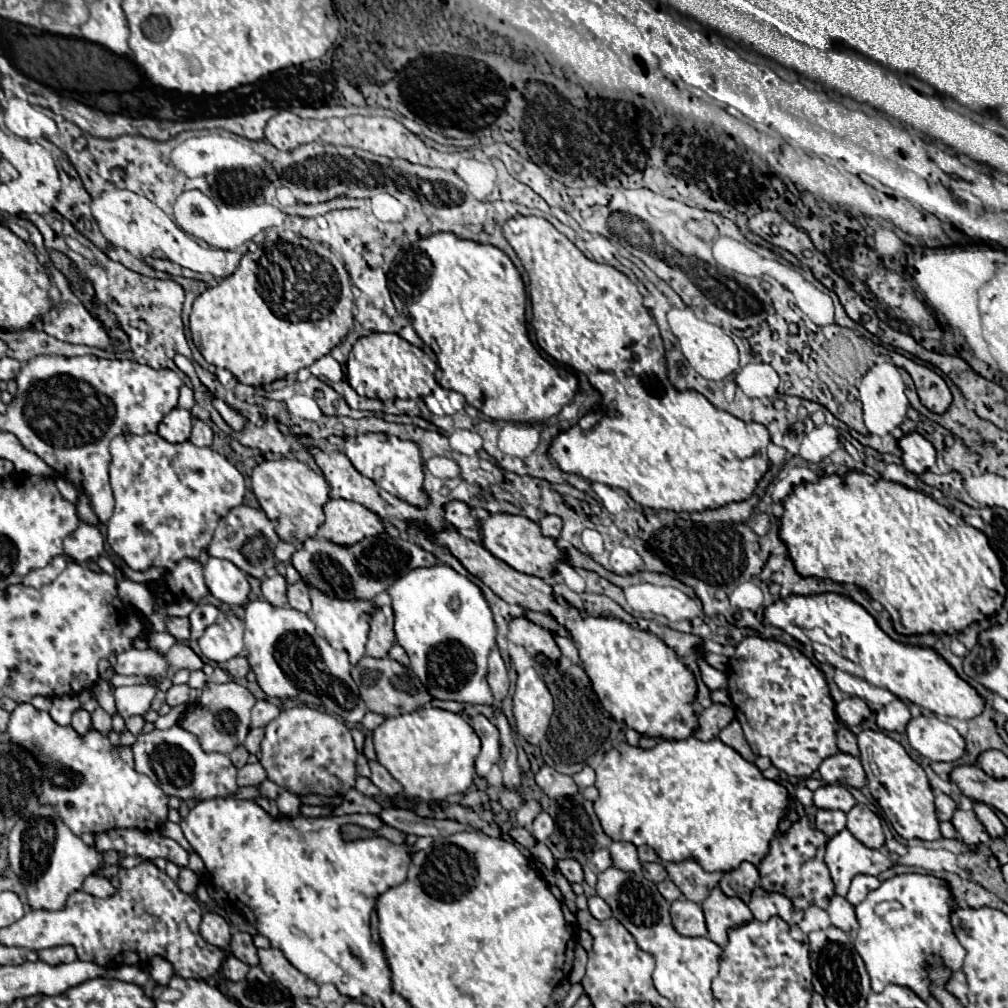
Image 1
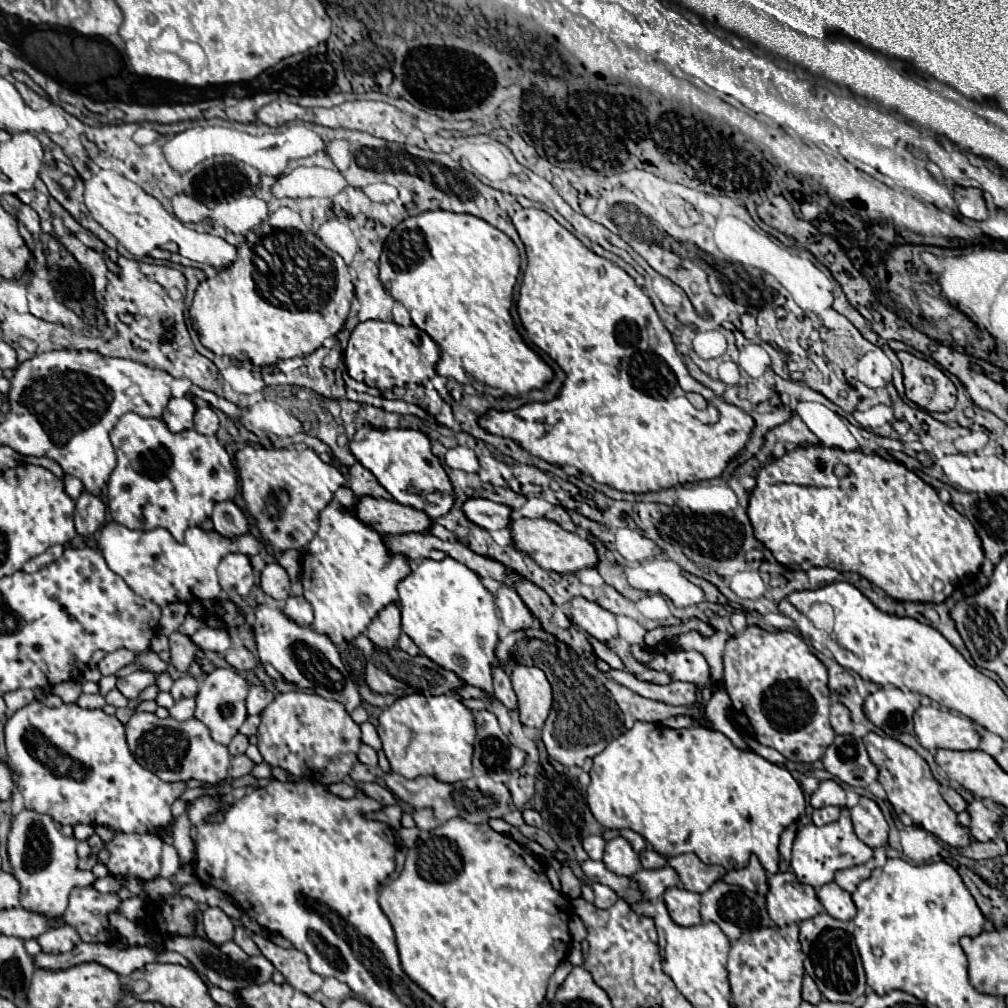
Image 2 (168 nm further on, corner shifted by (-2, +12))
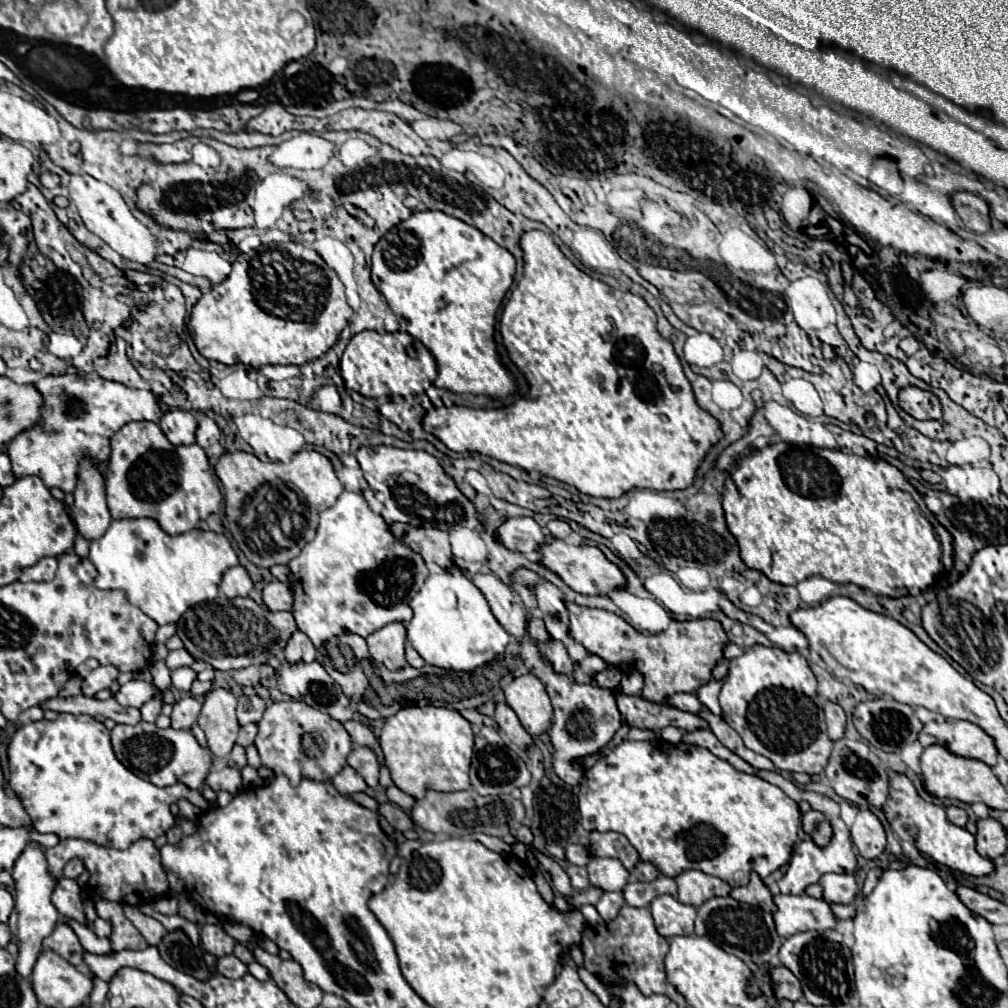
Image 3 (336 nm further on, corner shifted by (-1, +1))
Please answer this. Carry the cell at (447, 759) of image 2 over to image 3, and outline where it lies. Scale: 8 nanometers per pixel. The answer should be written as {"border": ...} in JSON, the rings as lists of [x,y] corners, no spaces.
{"border":[[[433,705],[403,707],[385,721],[379,741],[391,779],[403,793],[423,799],[427,789],[463,791],[471,787],[467,773],[473,755],[473,729],[461,713]]]}

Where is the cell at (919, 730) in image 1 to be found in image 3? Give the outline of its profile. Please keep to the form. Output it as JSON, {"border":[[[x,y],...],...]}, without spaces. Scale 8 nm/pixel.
{"border":[[[931,721],[921,729],[919,743],[923,747],[933,743],[943,745],[955,755],[979,759],[989,767],[997,763],[995,741],[979,725],[969,721],[951,721],[951,723]]]}

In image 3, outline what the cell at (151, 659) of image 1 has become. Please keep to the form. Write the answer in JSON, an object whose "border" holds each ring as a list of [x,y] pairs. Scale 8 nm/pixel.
{"border":[[[97,667],[97,669],[93,669],[93,671],[83,679],[83,685],[81,685],[83,695],[93,697],[97,691],[111,687],[111,681],[115,681],[117,675],[119,675],[119,671],[117,671],[115,667]]]}

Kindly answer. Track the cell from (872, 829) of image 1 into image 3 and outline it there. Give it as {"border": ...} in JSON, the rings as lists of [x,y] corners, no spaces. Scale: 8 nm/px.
{"border":[[[869,809],[859,811],[855,823],[851,825],[851,837],[865,859],[877,859],[885,851],[885,829]]]}

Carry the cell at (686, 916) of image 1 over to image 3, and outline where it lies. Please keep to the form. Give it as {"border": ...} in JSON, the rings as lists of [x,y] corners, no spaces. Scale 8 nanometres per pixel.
{"border":[[[657,895],[651,901],[651,915],[657,933],[663,937],[691,935],[695,923],[695,907],[677,901],[671,895]]]}

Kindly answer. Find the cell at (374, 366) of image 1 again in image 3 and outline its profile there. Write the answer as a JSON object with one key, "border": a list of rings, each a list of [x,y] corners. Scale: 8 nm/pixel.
{"border":[[[361,331],[347,343],[339,361],[339,373],[347,389],[359,391],[365,397],[401,395],[409,399],[423,395],[433,385],[437,377],[437,364],[423,343],[405,333],[397,331],[381,335],[377,331]]]}

